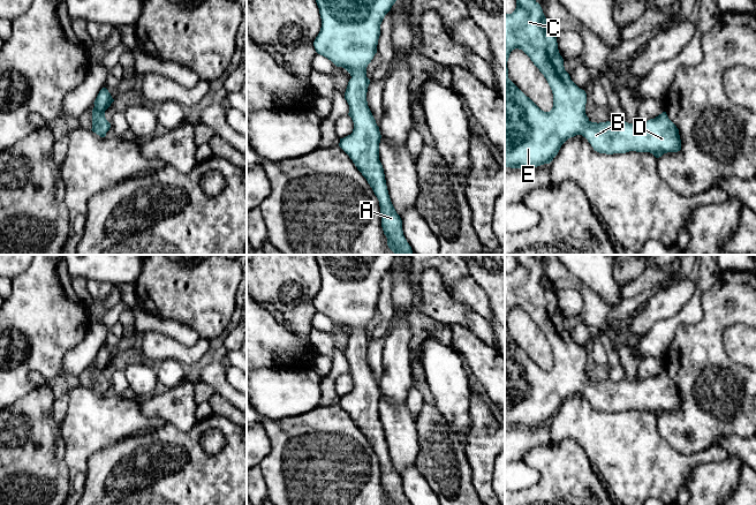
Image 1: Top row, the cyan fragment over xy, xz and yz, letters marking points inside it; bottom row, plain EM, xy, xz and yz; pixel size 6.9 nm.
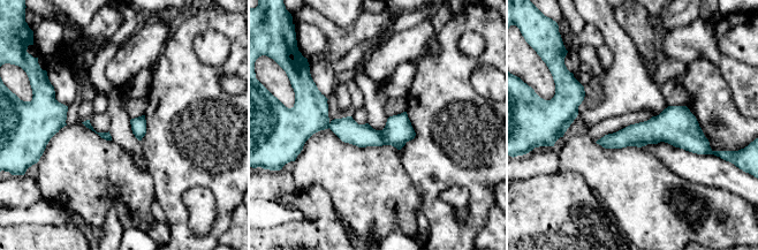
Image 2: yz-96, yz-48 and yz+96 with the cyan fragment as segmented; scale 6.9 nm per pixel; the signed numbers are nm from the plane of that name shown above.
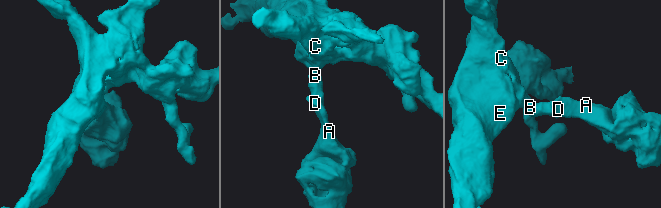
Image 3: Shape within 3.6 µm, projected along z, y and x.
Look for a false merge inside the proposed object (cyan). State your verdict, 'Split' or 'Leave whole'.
Leave whole

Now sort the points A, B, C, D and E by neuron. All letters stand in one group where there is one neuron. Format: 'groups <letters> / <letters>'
groups A B C D E

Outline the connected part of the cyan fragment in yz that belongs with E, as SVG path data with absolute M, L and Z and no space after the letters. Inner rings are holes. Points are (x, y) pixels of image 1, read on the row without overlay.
M534 255L514 256L515 269L505 272L505 425L535 427L550 422L561 404L576 393L585 395L595 409L606 413L636 409L650 410L659 416L664 412L681 408L679 387L666 370L638 382L591 380L585 372L587 352L565 329L564 317L558 308L557 289L546 278L540 263ZM515 307L522 308L546 337L553 352L553 365L550 370L542 369L508 337L507 319Z

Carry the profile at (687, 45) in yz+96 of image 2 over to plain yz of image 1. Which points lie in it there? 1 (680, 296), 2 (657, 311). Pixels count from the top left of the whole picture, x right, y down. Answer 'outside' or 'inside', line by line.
1: inside
2: inside

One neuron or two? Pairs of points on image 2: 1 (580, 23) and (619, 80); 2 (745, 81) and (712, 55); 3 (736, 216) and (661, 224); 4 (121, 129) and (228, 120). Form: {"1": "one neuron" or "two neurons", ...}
{"1": "two neurons", "2": "one neuron", "3": "one neuron", "4": "two neurons"}

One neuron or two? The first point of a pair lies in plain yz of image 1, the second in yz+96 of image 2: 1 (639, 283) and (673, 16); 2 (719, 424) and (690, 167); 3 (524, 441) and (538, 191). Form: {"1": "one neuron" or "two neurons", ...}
{"1": "one neuron", "2": "two neurons", "3": "two neurons"}

